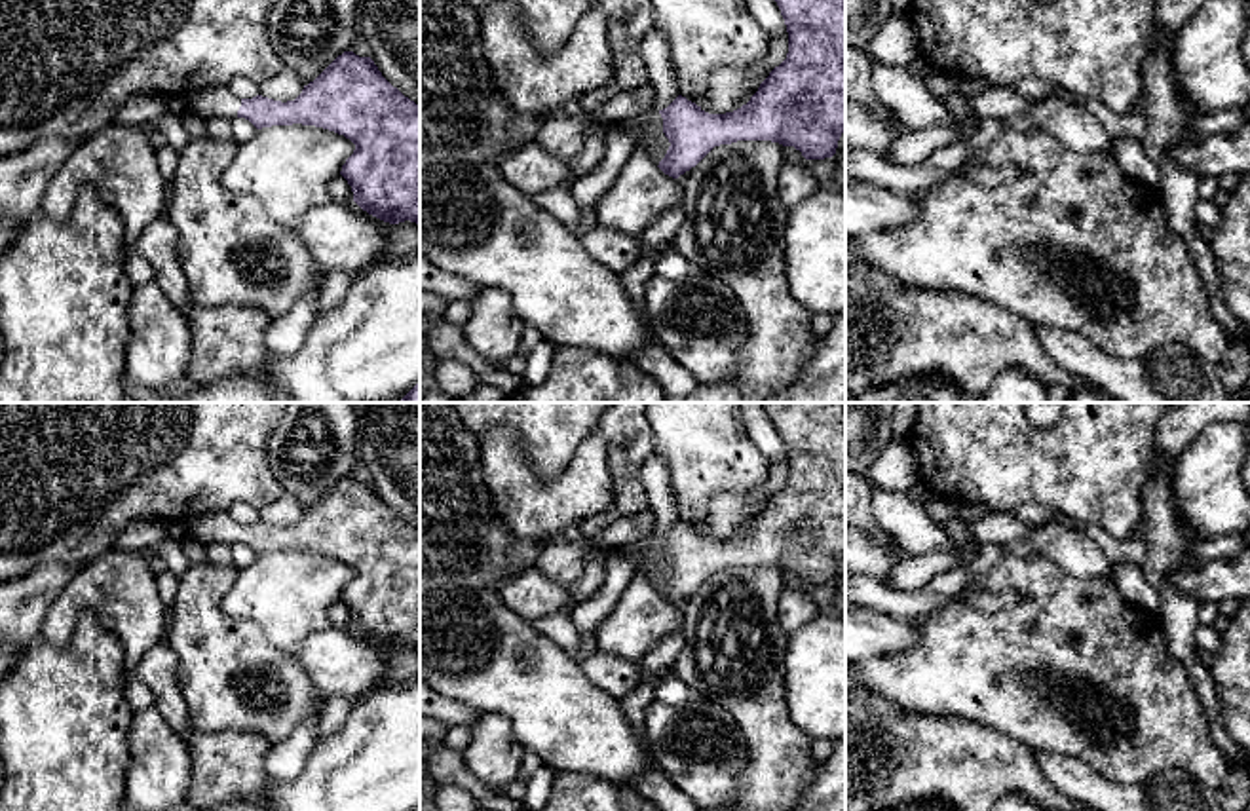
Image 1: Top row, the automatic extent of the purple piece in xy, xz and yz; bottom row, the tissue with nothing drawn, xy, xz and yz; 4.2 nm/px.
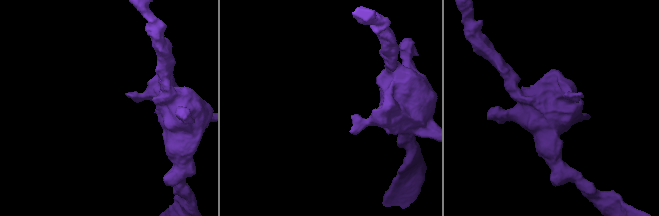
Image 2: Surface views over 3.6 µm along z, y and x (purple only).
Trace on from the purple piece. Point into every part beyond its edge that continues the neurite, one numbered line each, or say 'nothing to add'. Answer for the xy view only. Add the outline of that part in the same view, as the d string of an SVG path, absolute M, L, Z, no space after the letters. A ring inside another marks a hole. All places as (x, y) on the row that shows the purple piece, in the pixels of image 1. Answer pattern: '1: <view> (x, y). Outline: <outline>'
1: xy (219, 101). Outline: M215 85L186 95L186 110L198 114L203 120L213 116L224 120L236 120L241 99L236 97L228 85Z

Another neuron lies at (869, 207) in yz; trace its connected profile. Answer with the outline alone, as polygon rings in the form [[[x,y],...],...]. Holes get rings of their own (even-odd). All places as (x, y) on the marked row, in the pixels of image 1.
[[[845,180],[845,237],[912,224],[919,199],[912,194]]]

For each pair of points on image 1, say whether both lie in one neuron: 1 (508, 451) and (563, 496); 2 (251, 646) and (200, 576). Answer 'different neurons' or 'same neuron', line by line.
1: same neuron
2: same neuron

